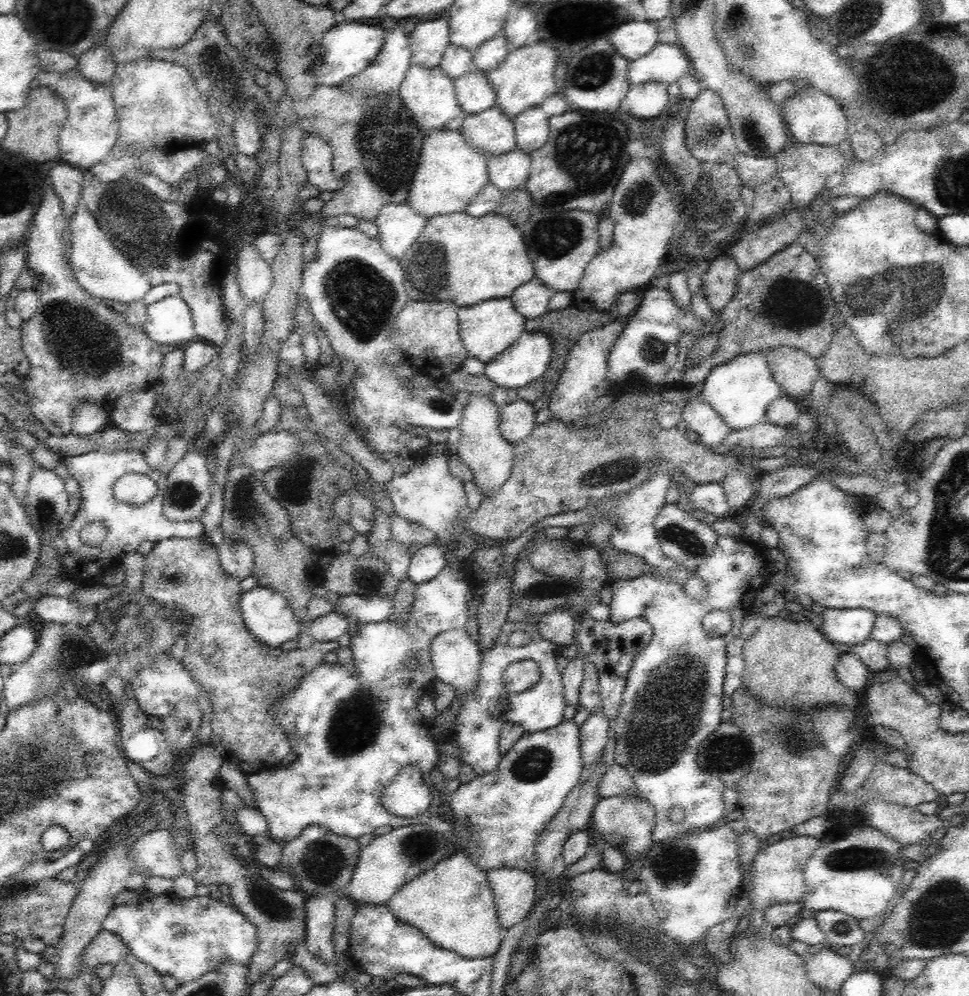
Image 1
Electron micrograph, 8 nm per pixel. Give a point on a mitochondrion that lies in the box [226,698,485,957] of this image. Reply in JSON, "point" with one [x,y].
{"point":[276,916]}

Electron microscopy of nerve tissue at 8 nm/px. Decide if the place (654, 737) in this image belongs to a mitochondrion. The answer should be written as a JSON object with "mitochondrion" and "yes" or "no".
{"mitochondrion":"yes"}

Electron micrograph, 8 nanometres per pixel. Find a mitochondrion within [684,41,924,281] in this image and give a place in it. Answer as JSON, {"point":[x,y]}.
{"point":[875,81]}

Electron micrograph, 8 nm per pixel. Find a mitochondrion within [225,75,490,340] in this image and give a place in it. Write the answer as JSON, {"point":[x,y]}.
{"point":[432,265]}

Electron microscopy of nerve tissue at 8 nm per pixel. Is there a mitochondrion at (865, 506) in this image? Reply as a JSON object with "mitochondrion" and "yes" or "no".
{"mitochondrion":"no"}

